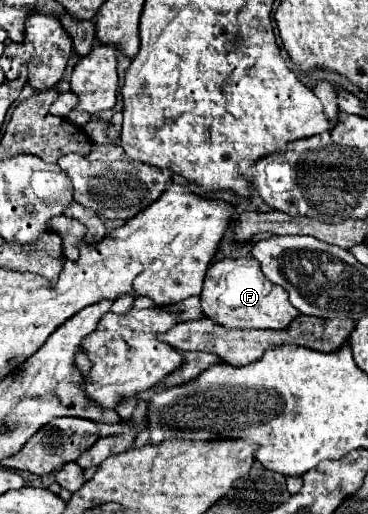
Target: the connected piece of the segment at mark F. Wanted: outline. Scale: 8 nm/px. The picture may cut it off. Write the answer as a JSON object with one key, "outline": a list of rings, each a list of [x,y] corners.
{"outline":[[[253,257],[221,259],[211,263],[203,283],[201,307],[209,319],[227,329],[285,329],[299,315],[291,305],[287,291],[281,285],[271,283],[263,275],[259,261]]]}

